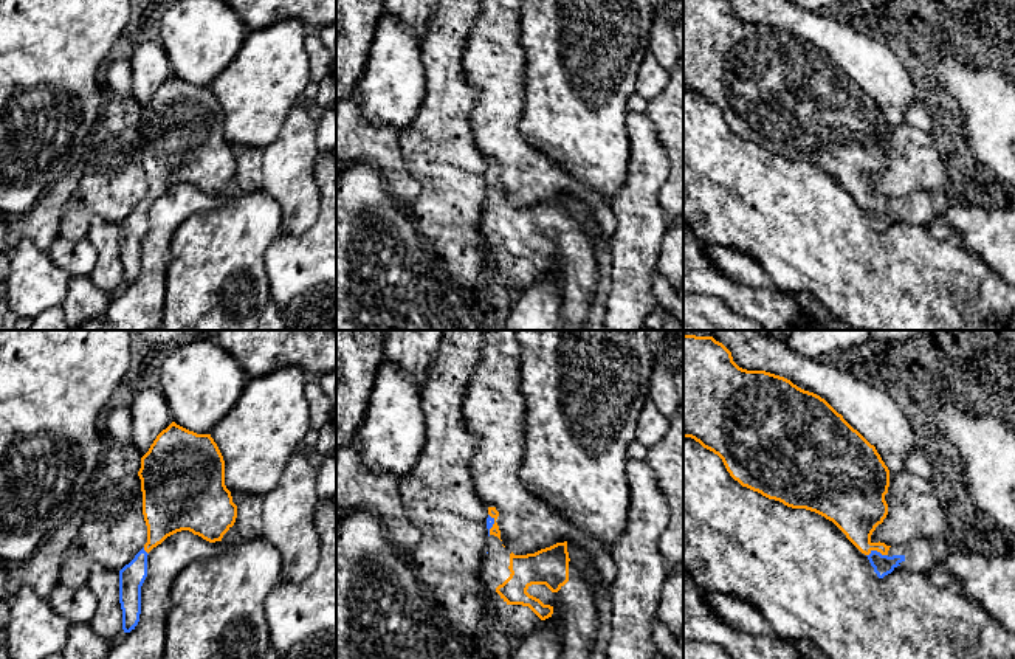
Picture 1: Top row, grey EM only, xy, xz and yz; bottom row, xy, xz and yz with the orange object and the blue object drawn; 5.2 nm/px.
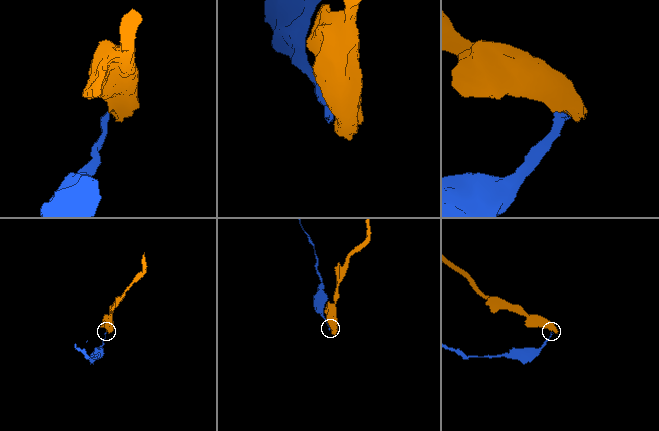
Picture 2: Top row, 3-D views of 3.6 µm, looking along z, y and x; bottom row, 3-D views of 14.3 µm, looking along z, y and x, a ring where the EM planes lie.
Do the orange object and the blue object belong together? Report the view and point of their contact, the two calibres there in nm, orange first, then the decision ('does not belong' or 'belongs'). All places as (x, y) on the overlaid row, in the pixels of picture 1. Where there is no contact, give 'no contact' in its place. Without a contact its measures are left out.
contact yz (877, 551); calibres 280 and 110 nm; belongs

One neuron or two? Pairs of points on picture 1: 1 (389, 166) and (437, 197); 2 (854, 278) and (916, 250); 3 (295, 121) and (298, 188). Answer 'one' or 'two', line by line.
1: two
2: one
3: one

